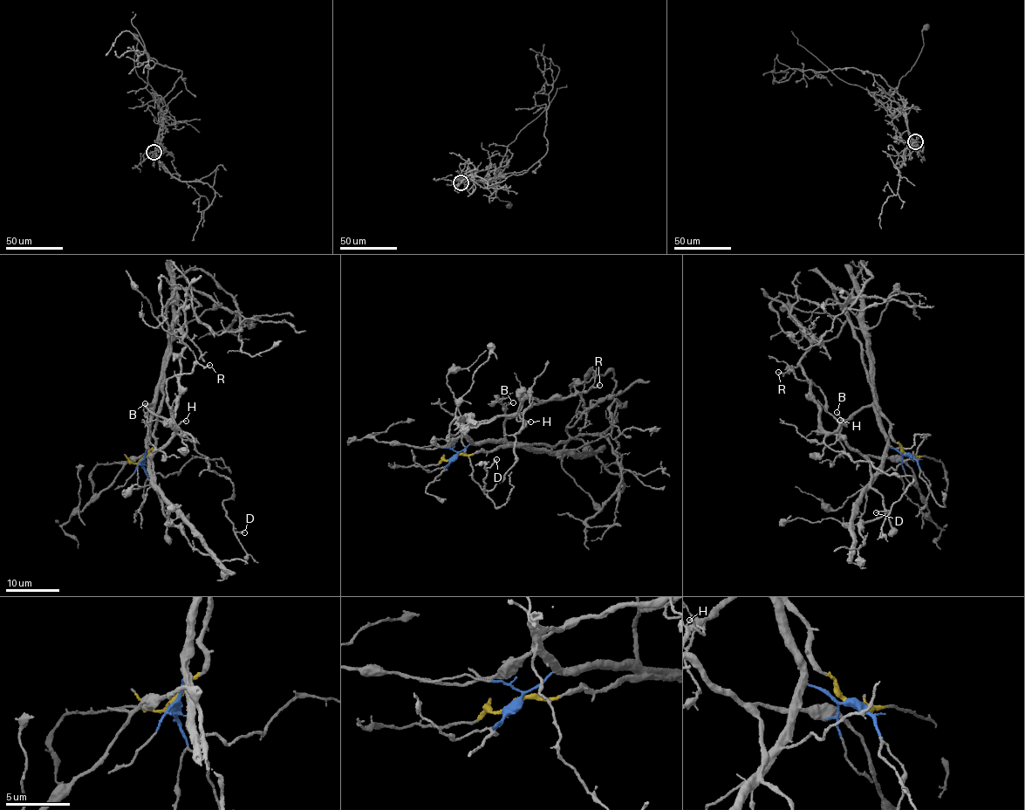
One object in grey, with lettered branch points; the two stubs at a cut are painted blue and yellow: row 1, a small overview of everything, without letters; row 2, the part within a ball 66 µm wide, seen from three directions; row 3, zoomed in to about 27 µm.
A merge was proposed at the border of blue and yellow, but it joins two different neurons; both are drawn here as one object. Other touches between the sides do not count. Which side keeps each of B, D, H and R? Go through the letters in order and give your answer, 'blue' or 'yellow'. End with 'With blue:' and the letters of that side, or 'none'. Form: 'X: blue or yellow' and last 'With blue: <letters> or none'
B: blue
D: blue
H: blue
R: blue
With blue: B, D, H, R

